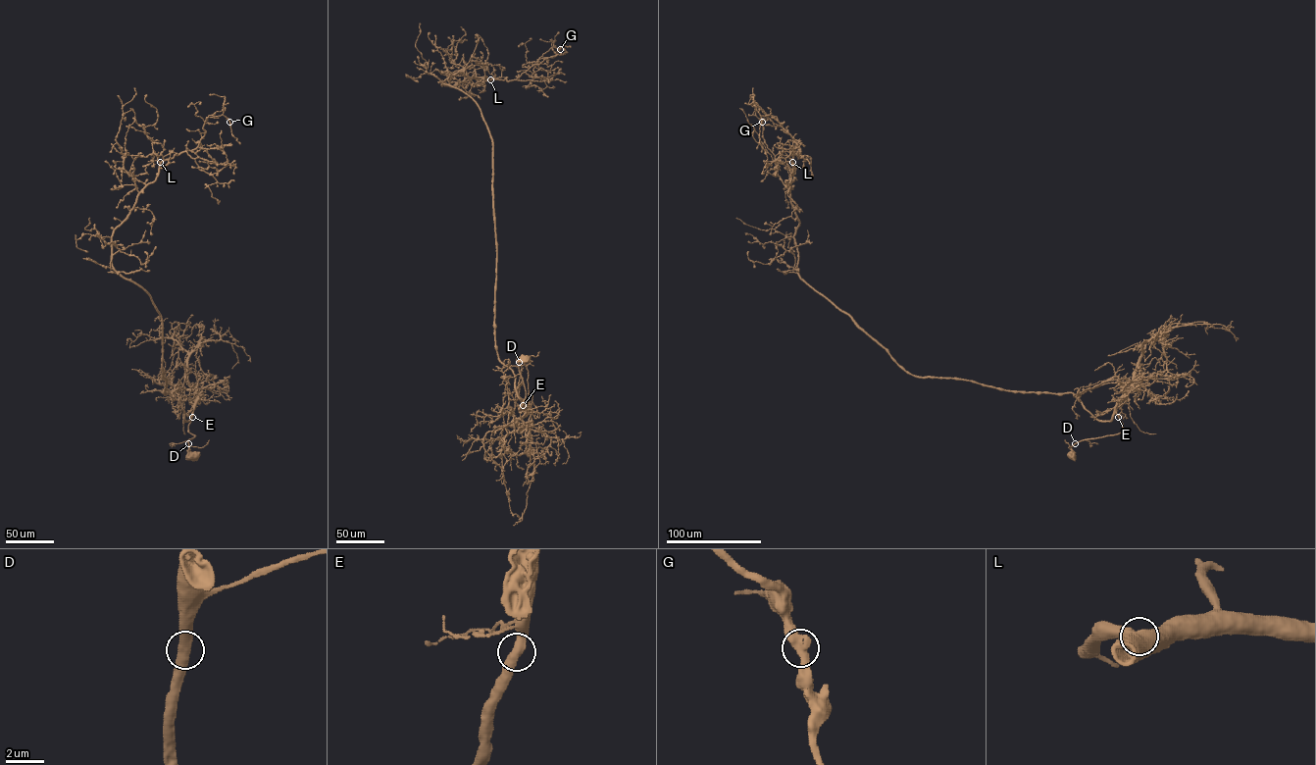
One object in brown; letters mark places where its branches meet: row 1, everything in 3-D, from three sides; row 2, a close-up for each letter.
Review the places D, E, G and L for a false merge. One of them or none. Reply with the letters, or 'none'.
none

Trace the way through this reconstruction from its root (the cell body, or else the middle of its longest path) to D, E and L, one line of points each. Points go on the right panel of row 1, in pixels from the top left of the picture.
D: (1071, 456), (1071, 447), (1075, 443)
E: (1071, 456), (1071, 447), (1080, 441), (1118, 433), (1122, 424), (1118, 417)
L: (1071, 456), (1080, 441), (1118, 433), (1116, 413), (1097, 420), (1071, 392), (914, 376), (800, 277), (792, 162)

